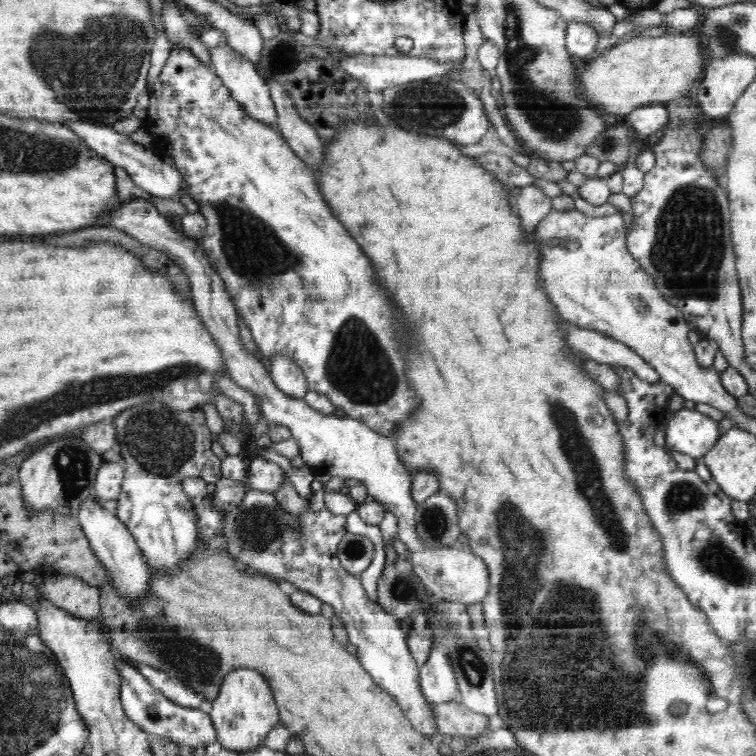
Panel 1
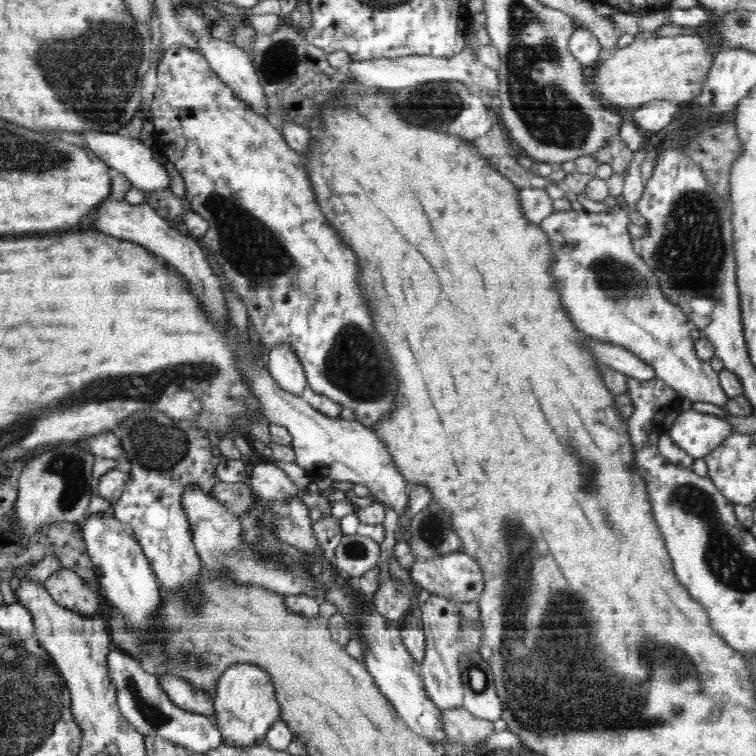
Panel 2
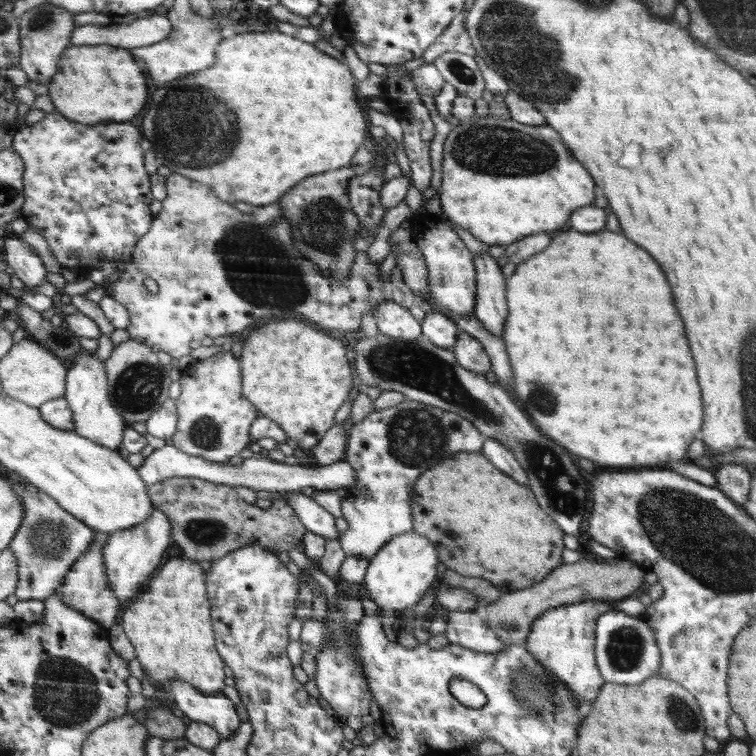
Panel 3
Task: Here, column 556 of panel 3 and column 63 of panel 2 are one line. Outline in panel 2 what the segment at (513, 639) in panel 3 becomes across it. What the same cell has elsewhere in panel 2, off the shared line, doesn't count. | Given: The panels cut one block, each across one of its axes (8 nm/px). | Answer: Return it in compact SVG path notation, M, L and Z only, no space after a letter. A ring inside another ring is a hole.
M72 570L56 571L44 582L44 588L60 606L84 616L98 614L102 604L96 589Z

